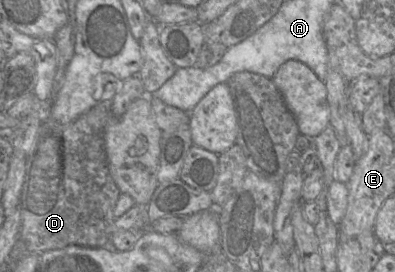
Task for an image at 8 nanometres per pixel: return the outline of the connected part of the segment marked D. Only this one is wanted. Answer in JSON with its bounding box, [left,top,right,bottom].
[19,102,121,253]

